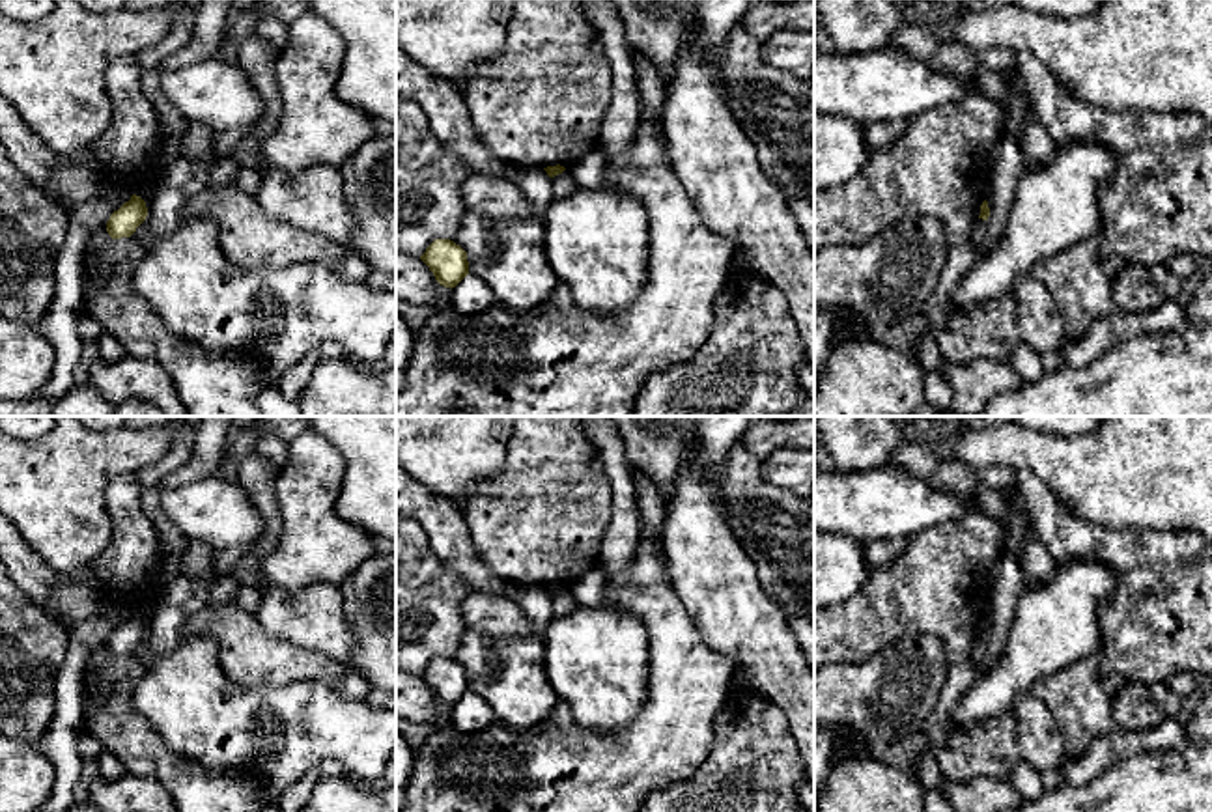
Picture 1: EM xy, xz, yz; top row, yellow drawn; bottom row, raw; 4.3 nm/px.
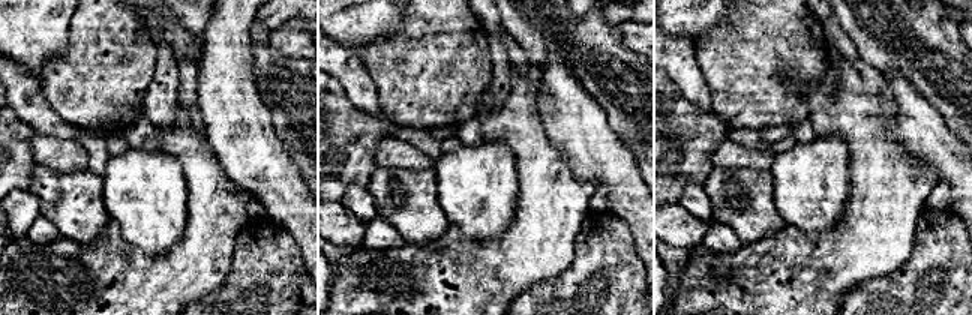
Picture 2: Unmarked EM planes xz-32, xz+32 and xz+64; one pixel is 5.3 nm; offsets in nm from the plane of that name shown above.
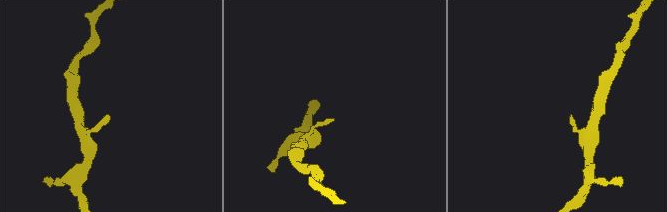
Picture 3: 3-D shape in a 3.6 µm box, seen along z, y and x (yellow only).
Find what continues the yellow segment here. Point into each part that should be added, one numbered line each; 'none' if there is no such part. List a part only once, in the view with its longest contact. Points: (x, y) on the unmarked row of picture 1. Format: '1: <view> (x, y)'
none

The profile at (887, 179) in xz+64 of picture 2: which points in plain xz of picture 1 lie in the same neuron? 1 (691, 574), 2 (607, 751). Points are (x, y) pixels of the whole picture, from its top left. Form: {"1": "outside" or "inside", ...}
{"1": "outside", "2": "inside"}

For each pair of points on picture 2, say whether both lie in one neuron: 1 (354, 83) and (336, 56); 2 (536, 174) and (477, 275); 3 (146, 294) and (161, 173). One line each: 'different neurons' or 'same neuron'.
1: same neuron
2: same neuron
3: different neurons

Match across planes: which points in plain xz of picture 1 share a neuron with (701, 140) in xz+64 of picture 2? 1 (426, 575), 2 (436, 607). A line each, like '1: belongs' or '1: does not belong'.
1: belongs
2: belongs

